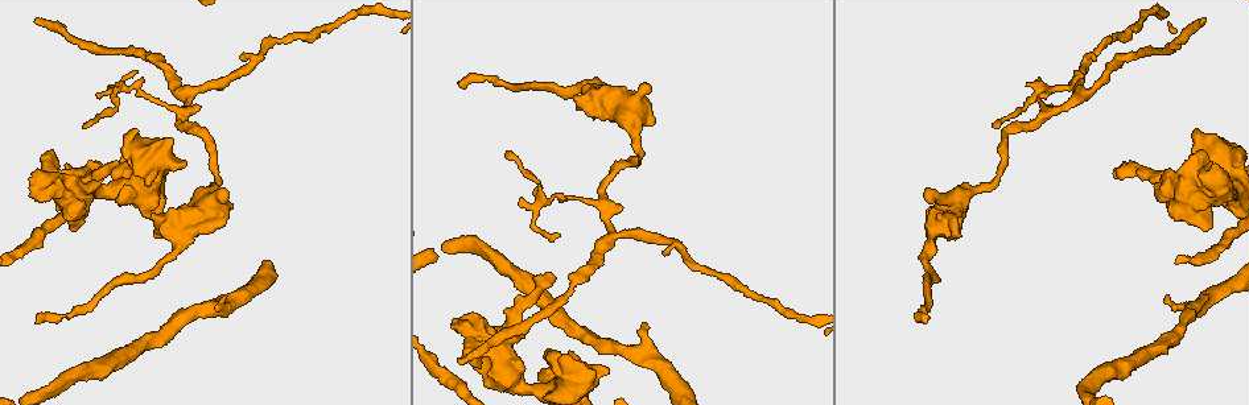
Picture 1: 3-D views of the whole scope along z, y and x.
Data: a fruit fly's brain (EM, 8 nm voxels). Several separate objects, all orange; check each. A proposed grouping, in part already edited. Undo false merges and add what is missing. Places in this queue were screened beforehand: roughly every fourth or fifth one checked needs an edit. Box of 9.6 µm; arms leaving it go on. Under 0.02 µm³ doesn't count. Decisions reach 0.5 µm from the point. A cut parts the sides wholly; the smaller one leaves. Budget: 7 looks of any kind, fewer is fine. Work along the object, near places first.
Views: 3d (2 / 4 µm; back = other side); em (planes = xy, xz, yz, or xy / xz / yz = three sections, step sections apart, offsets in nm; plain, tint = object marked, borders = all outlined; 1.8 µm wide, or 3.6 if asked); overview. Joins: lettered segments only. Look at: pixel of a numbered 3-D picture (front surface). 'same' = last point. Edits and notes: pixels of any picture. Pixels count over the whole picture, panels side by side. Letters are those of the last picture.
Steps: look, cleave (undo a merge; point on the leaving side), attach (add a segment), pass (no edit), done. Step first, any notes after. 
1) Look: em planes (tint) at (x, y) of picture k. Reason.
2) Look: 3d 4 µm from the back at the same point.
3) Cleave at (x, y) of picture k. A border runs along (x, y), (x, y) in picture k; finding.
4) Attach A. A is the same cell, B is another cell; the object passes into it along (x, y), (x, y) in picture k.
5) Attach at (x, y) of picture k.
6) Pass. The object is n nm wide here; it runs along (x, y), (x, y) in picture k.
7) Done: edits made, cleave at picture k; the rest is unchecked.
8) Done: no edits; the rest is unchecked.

Look: 3d 4 µm at (926, 317) of picture 1. Thin end.

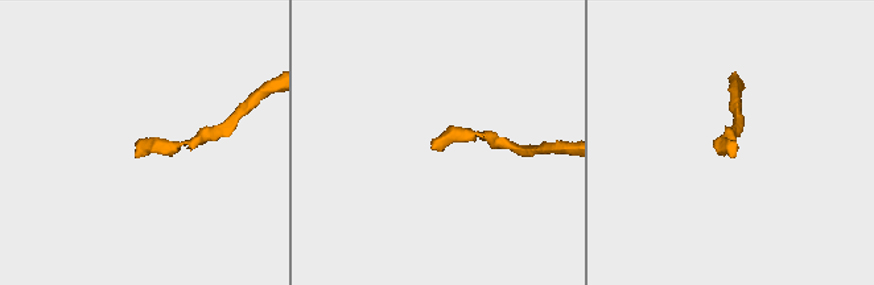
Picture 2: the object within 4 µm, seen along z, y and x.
Look: em 3.6 µm planes (borders) at (434, 148) of picture 2. Shape alone is not enough.

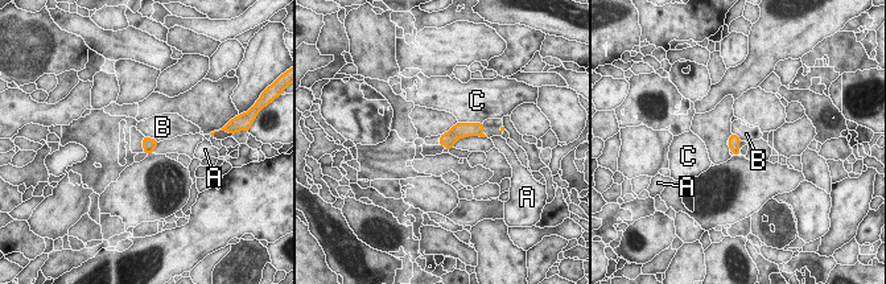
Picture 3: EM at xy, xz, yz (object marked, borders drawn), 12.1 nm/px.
Pass. A, B and C are other cells; no lettered segment goes on from it.

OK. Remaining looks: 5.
Look: em planes (plain) at (1115, 178) of picture 1. An open end.

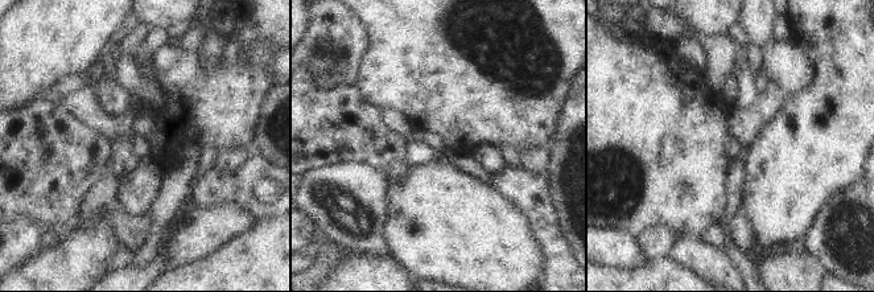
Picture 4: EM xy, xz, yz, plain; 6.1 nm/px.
Look: em planes (borders) at the same point. What lies round it.

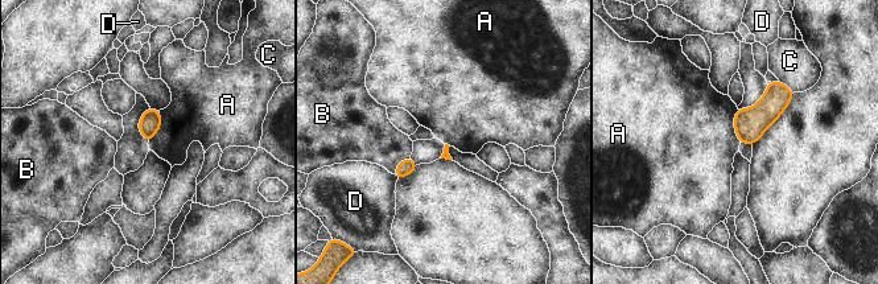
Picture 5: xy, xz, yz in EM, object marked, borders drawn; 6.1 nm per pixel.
Pass. A, B, C and D are other cells; a border runs along (737, 107), (734, 132), (740, 143) in picture 5; no lettered segment goes on from it.

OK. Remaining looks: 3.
Look: em planes (tint) at (548, 349) of picture 1. Stops while still wide.

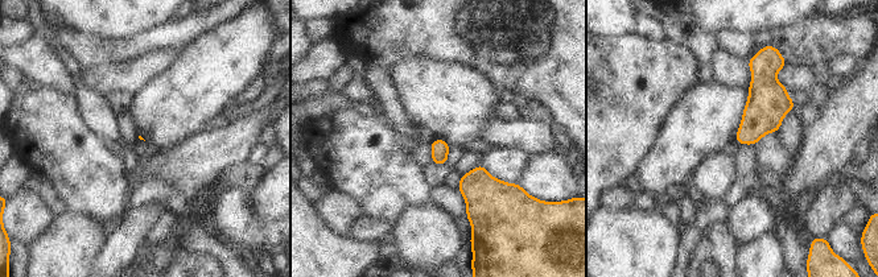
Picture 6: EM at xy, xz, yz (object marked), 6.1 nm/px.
Look: em planes (borders) at the same point. What lies round it.

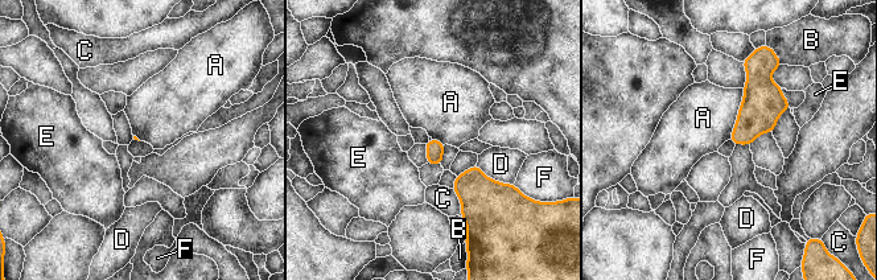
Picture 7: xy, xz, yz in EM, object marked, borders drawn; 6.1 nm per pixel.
Pass. A, B, C, D, E and F are other cells; a border runs along (744, 89), (737, 120), (728, 139) in picture 7; no lettered segment goes on from it.

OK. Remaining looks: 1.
Done: no edits; the rest is unchecked.

